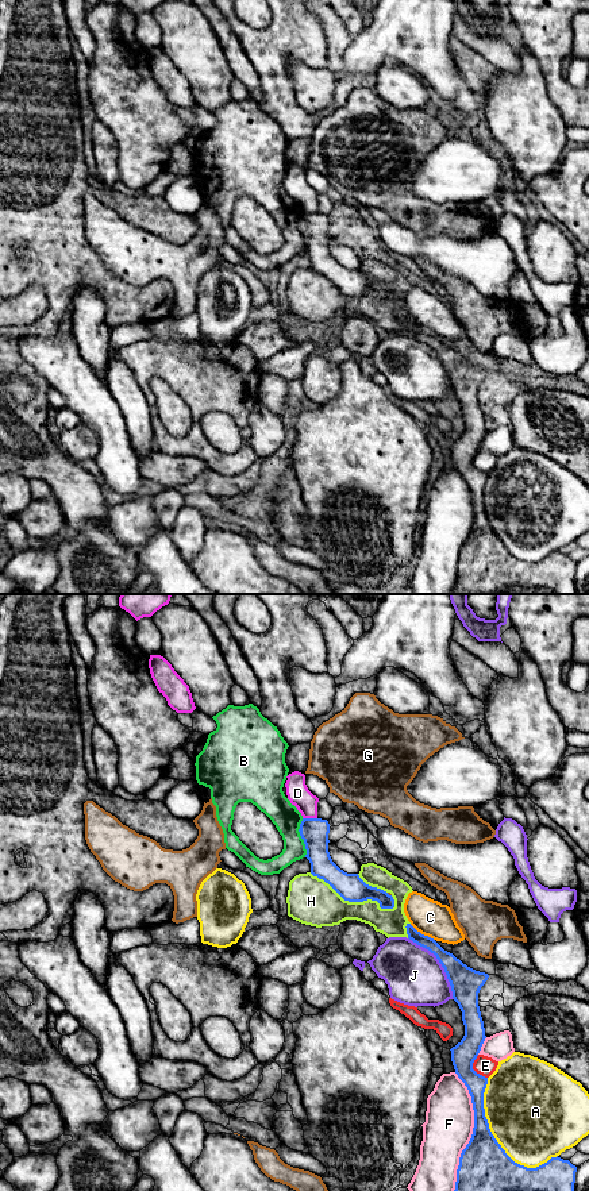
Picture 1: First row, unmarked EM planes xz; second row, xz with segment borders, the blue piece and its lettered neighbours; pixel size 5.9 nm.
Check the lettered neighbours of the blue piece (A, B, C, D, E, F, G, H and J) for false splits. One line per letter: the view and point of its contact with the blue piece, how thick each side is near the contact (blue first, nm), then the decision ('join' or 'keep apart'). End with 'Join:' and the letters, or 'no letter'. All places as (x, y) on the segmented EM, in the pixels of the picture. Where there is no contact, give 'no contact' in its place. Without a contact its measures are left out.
A: meets blue in xz at (496, 1140); 300 nm thick on the blue side, 500 nm on the other; keep apart
B: meets blue in xz at (301, 837); 160 nm thick on the blue side, 160 nm on the other; keep apart
C: meets blue in xz at (420, 933); 100 nm thick on the blue side, 220 nm on the other; keep apart
D: meets blue in xz at (310, 818); 160 nm thick on the blue side, 130 nm on the other; keep apart
E: meets blue in xz at (472, 1068); 150 nm thick on the blue side, 120 nm on the other; keep apart
F: meets blue in xz at (473, 1132); 300 nm thick on the blue side, 280 nm on the other; keep apart
G: meets blue in xz at (388, 894); 160 nm thick on the blue side, 20 nm on the other; keep apart
H: meets blue in xz at (353, 901); 160 nm thick on the blue side, 280 nm on the other; keep apart
J: meets blue in xz at (441, 963); 180 nm thick on the blue side, 340 nm on the other; keep apart
Join: no letter

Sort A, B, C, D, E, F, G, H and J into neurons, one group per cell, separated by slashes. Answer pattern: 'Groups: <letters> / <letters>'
Groups: A / B / C / D / E / F / G / H / J

